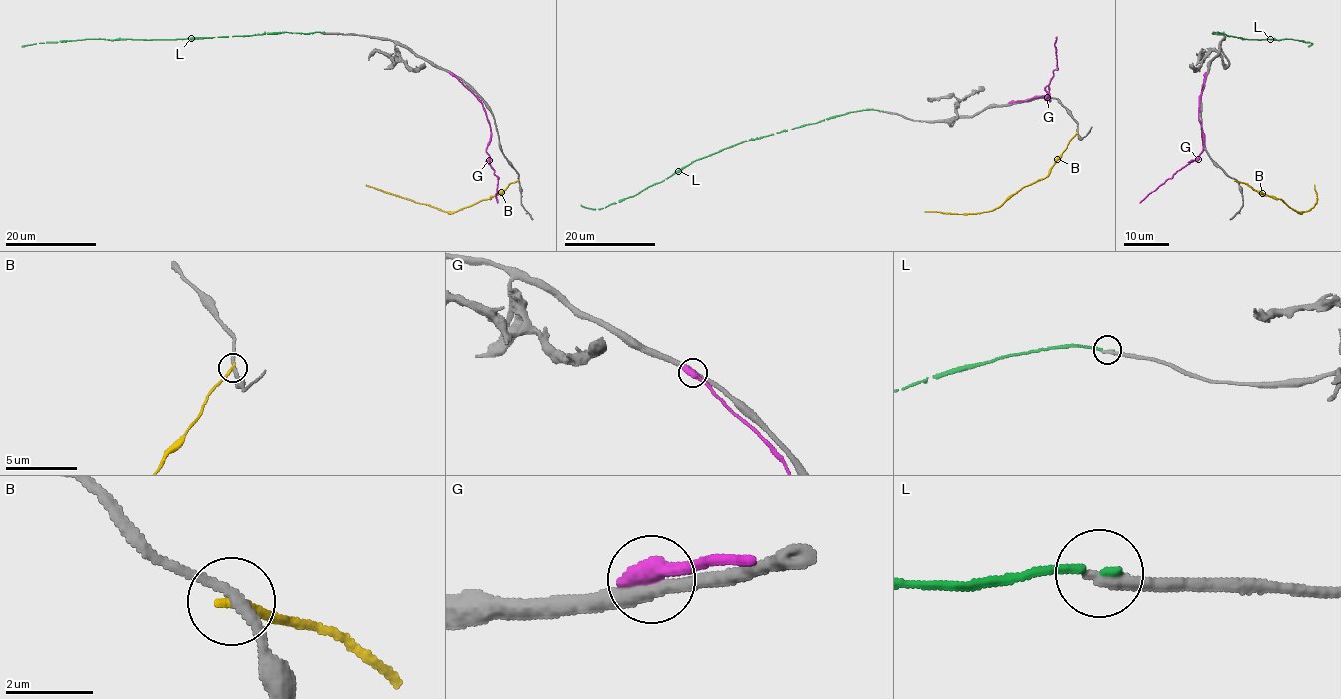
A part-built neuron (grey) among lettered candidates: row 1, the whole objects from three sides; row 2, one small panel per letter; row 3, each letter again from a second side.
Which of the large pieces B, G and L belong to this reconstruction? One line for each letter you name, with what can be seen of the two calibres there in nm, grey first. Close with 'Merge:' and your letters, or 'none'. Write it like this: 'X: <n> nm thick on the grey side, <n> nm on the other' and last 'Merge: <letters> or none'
Merge: none

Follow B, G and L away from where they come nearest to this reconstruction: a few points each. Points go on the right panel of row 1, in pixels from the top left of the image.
B: (1235, 180), (1277, 198), (1297, 212), (1306, 212), (1316, 203), (1314, 185)
G: (1206, 74), (1199, 105), (1202, 149), (1197, 158), (1191, 160), (1140, 203)
L: (1214, 32), (1243, 38), (1297, 39), (1311, 43), (1308, 46)

